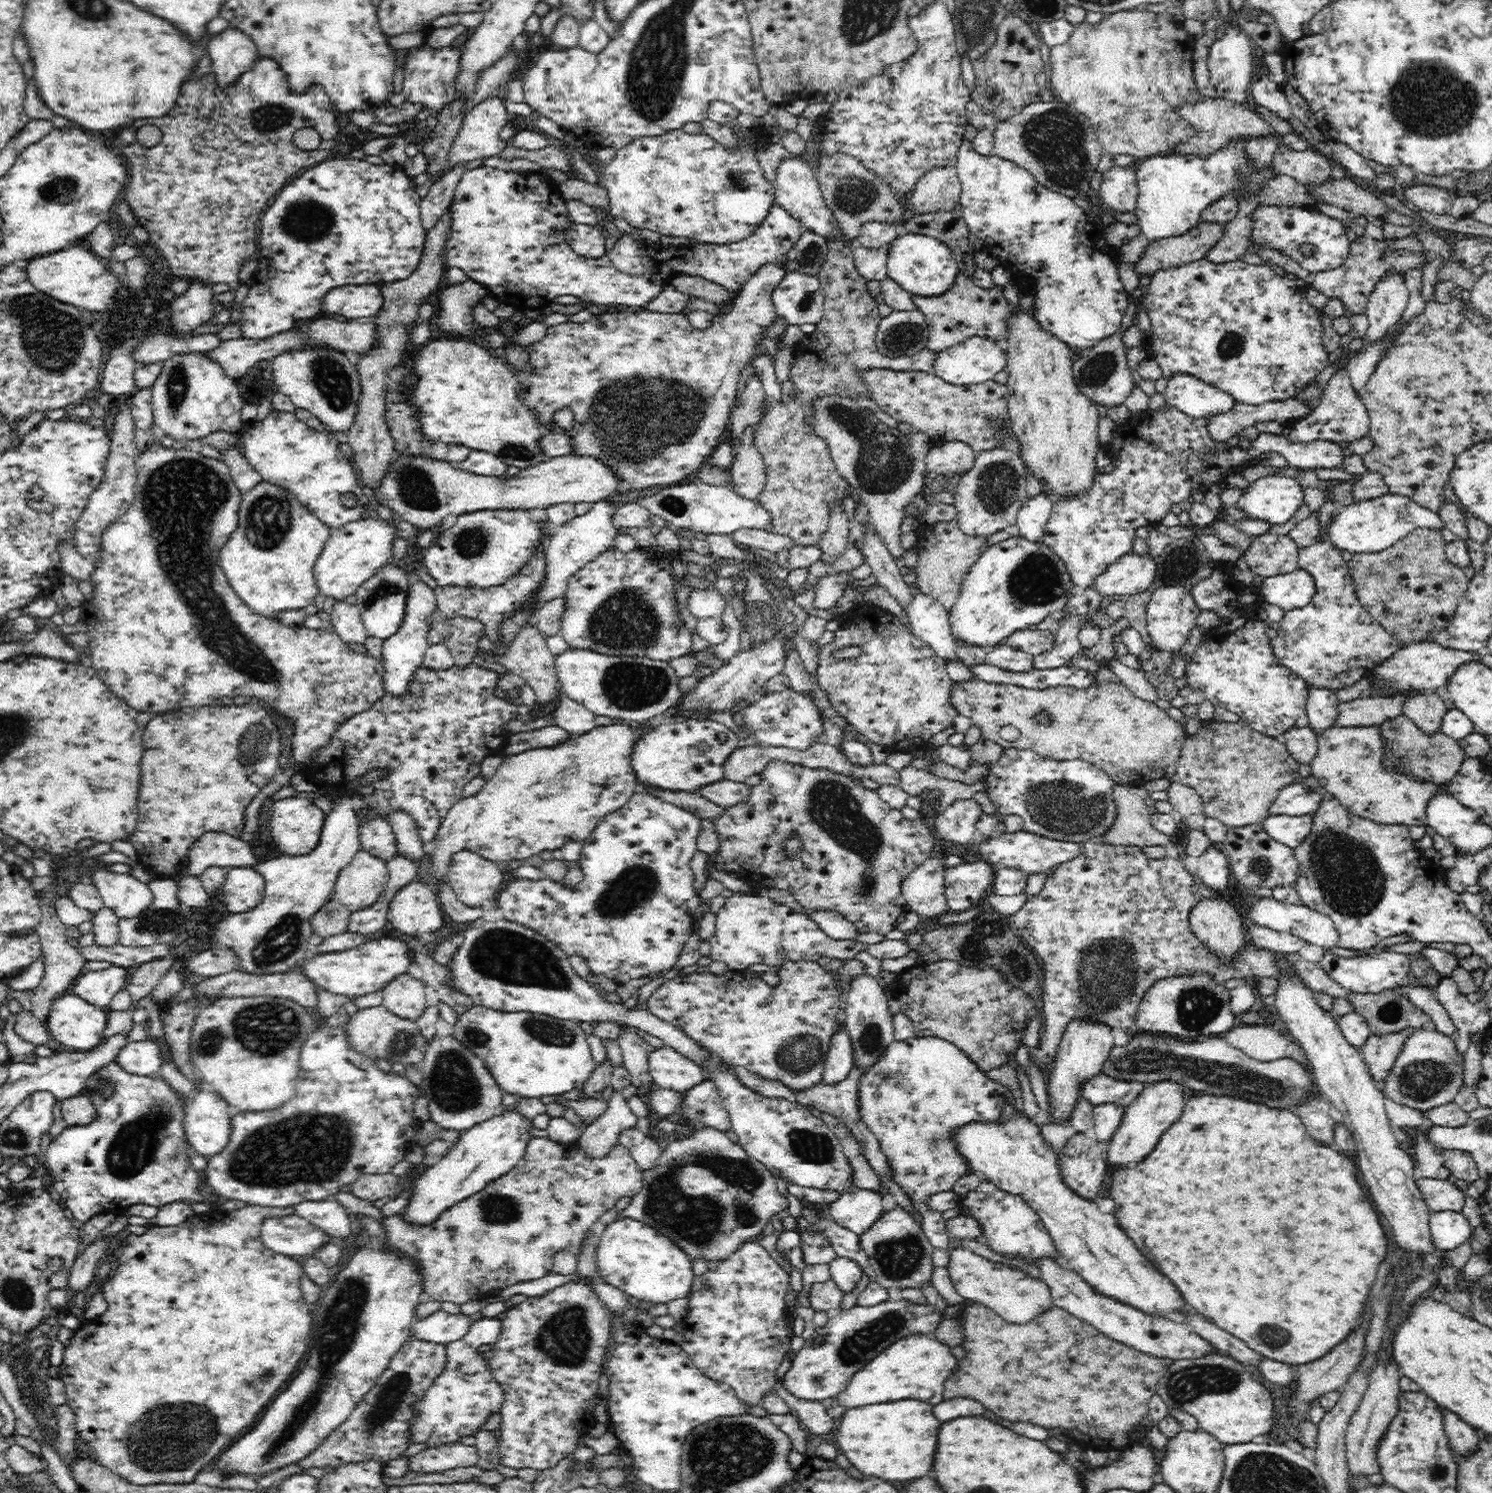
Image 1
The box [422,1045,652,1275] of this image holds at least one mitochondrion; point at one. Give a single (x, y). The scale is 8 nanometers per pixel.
(498, 1208)

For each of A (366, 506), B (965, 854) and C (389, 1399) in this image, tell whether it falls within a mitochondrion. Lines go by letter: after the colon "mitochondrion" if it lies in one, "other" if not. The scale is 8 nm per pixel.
A: other
B: other
C: mitochondrion

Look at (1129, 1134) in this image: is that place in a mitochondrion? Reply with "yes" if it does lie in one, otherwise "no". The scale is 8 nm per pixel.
no

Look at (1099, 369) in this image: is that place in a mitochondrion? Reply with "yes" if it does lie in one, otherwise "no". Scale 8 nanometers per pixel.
yes

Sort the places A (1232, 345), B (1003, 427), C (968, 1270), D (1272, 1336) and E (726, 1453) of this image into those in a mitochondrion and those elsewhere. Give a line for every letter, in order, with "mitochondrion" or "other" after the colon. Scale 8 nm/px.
A: mitochondrion
B: other
C: other
D: mitochondrion
E: mitochondrion

